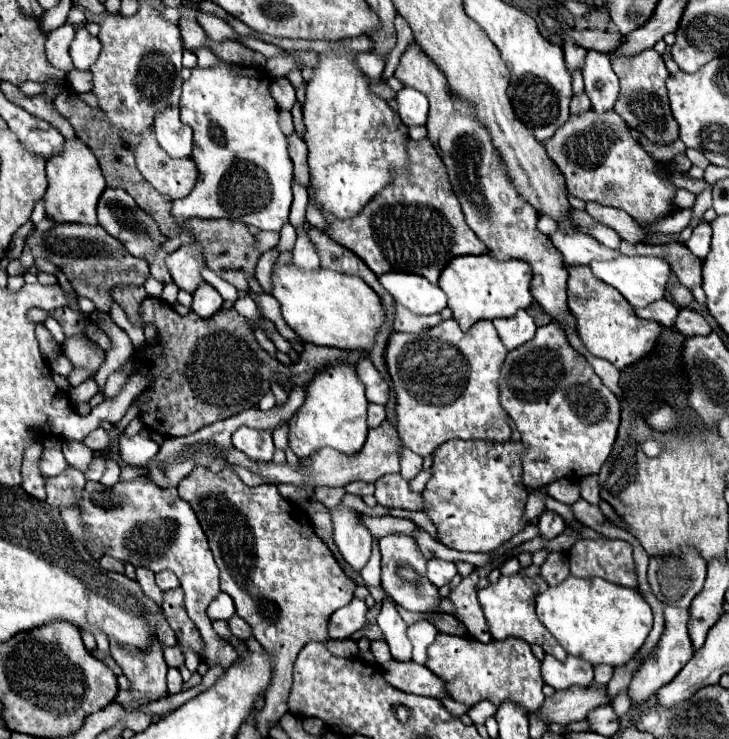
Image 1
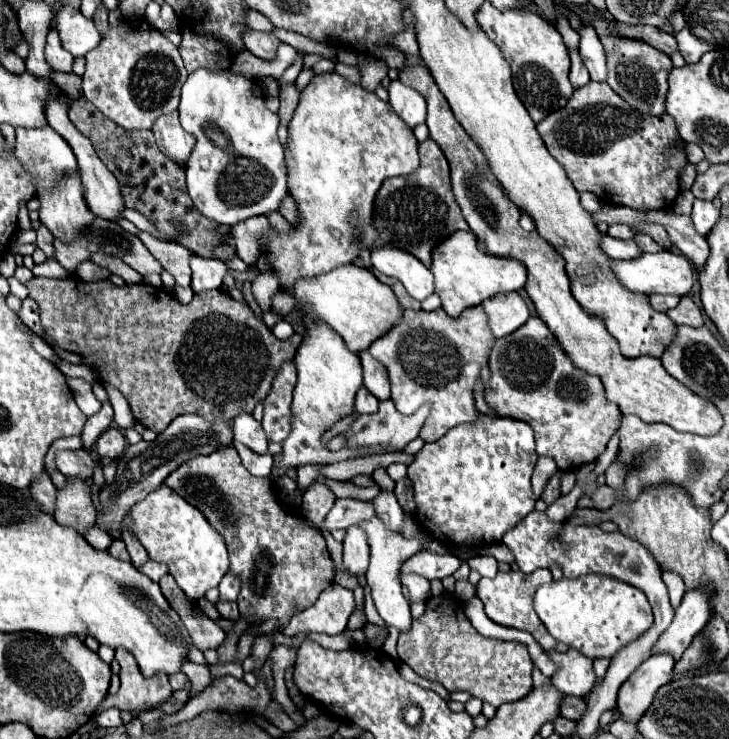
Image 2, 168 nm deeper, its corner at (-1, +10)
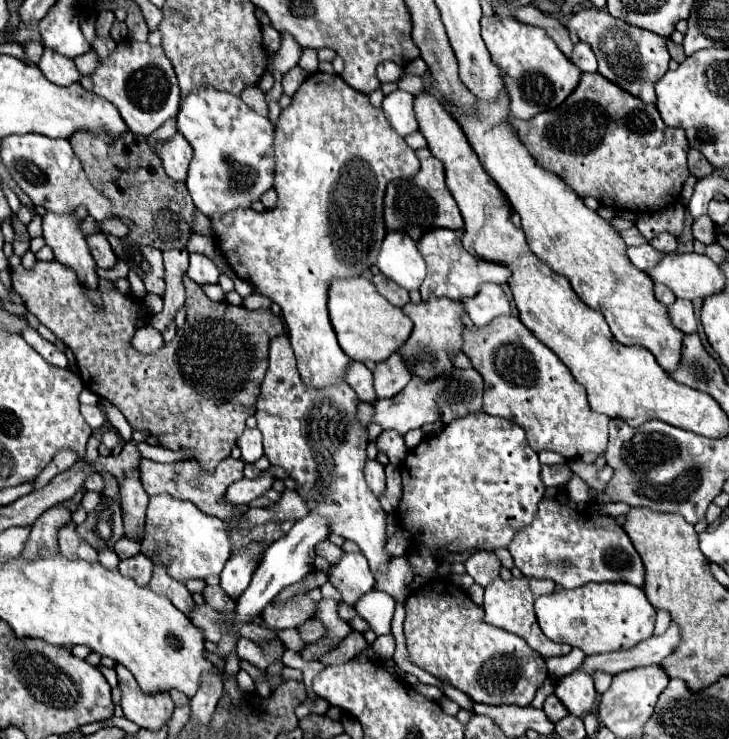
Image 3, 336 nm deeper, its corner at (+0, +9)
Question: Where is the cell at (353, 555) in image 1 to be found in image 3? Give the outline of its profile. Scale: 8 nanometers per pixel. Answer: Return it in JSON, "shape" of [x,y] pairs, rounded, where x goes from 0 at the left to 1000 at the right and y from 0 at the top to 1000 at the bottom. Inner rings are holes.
{"shape":[[[472,748],[466,762],[450,767],[447,775],[469,813],[480,821],[486,821],[499,802],[513,797],[513,781],[497,748]]]}

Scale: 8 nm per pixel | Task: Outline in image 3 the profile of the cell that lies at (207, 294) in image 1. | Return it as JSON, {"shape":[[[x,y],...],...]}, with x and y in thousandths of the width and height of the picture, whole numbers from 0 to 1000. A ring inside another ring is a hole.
{"shape":[[[261,342],[261,361],[258,361],[255,369],[272,386],[299,383],[299,375],[302,375],[299,361],[283,345],[274,345],[274,342]]]}

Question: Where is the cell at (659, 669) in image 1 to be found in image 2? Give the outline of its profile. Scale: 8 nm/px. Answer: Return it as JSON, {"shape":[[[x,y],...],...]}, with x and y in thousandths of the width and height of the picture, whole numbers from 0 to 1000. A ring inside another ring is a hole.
{"shape":[[[896,885],[866,915],[846,942],[846,961],[855,972],[874,977],[890,958],[898,936],[920,920],[926,893],[920,885]]]}

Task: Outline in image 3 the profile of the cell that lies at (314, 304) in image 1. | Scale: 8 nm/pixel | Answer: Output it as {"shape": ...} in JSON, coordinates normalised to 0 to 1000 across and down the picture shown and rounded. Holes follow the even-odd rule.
{"shape":[[[502,375],[455,380],[450,399],[453,434],[464,453],[464,464],[483,488],[524,491],[540,475],[546,475],[565,451],[565,434],[551,424],[551,418],[521,402],[510,380]]]}

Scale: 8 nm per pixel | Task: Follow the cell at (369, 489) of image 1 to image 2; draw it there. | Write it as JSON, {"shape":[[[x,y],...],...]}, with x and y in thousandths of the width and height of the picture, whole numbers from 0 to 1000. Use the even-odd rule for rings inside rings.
{"shape":[[[417,629],[407,632],[407,658],[421,662],[432,650],[443,643],[439,639],[440,629]]]}

